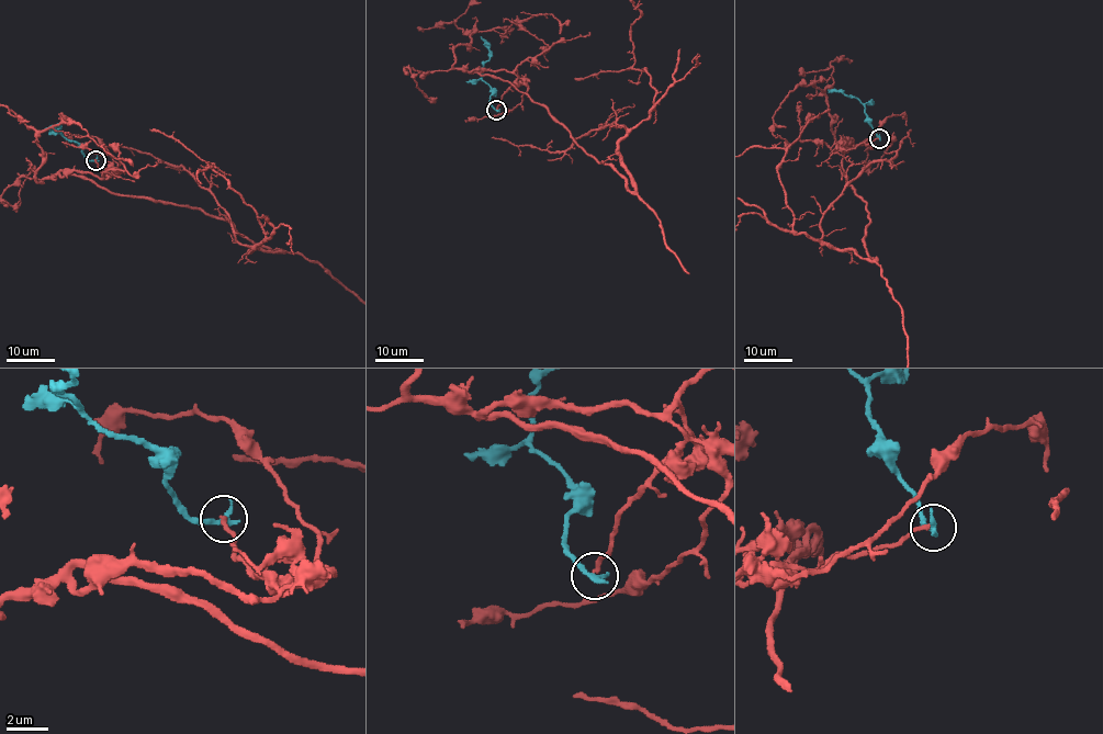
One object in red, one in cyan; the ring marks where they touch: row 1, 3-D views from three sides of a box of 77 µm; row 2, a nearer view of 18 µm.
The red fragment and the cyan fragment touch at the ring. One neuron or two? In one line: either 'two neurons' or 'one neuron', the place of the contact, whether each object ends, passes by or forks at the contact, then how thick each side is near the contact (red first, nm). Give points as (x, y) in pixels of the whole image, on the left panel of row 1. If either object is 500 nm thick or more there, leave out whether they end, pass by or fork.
two neurons; place (96, 160); red ends; cyan ends; calibres 200 and 320 nm

